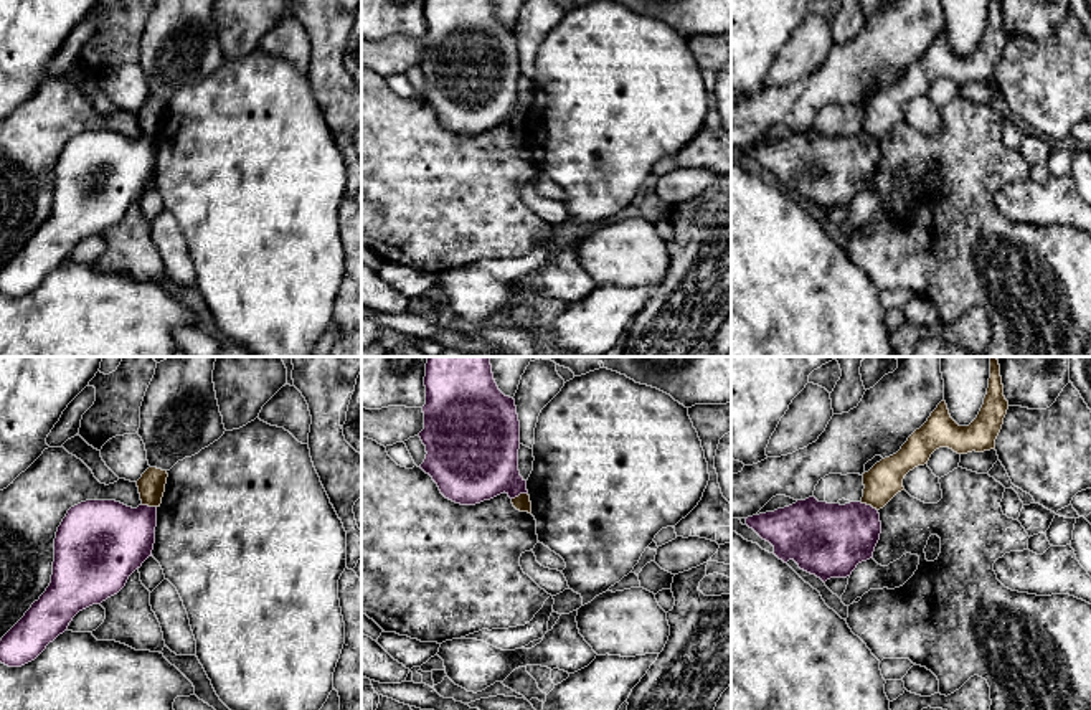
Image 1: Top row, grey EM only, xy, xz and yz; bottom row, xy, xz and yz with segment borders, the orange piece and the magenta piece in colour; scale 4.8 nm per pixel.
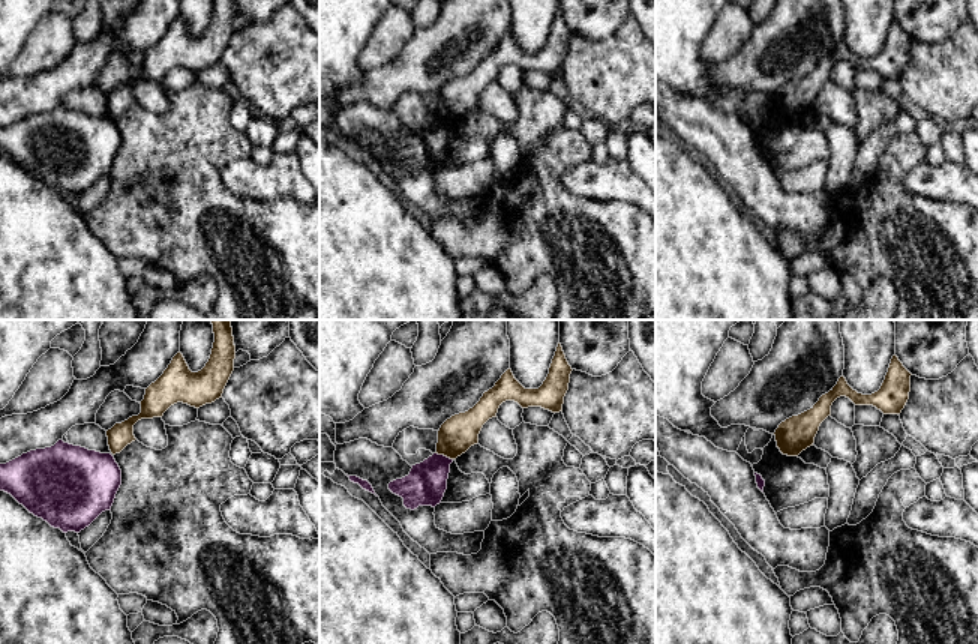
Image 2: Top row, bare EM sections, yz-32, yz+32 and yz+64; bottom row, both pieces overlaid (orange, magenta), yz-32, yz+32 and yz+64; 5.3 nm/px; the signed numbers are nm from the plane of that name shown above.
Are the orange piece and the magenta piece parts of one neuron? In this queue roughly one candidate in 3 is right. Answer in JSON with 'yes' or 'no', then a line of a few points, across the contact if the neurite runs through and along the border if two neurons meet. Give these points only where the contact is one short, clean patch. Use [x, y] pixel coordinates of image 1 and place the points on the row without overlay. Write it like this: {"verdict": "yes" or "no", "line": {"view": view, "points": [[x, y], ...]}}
{"verdict": "no", "line": {"view": "yz", "points": [[860, 132], [870, 134], [877, 141]]}}

